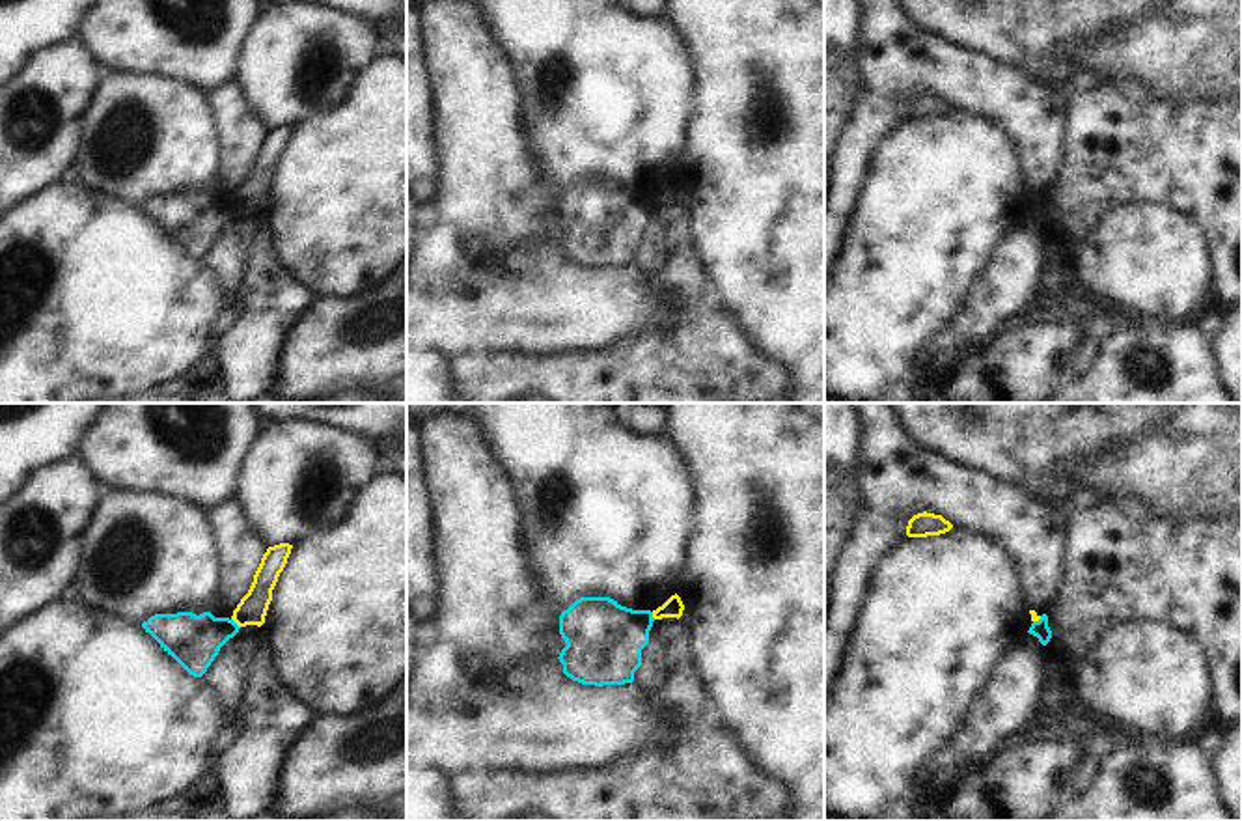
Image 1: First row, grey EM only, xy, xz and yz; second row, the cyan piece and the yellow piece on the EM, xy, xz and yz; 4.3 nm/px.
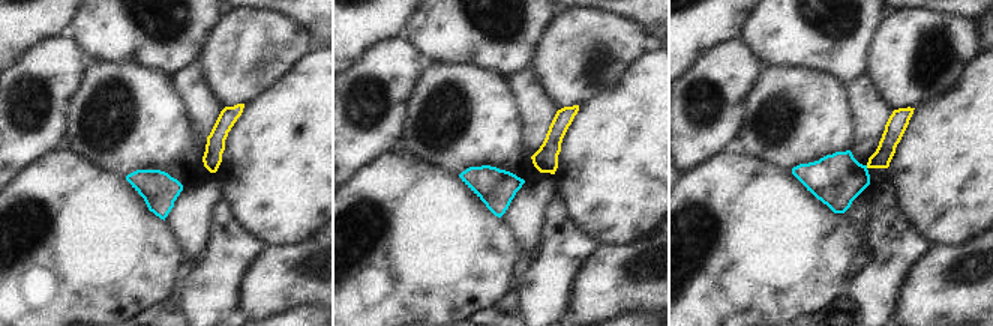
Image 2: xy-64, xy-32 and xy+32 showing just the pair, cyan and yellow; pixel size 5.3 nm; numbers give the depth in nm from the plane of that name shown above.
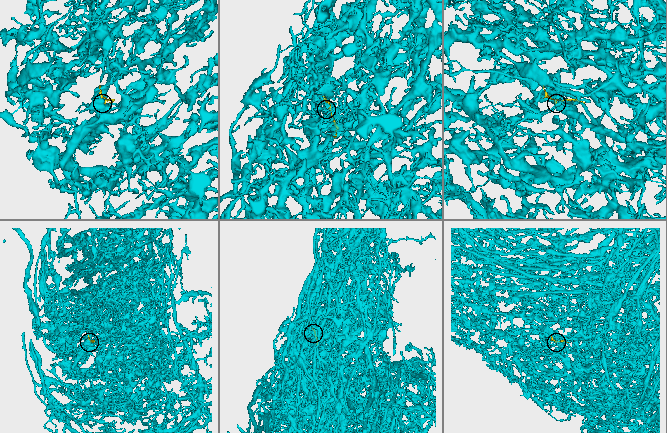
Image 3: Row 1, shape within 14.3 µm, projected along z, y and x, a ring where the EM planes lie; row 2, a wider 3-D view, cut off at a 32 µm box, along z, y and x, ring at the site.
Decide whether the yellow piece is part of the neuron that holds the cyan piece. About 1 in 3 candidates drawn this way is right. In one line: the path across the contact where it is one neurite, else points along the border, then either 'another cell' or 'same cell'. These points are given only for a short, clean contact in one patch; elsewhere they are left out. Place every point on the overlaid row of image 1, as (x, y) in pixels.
border along xy (232, 618), (239, 627); another cell

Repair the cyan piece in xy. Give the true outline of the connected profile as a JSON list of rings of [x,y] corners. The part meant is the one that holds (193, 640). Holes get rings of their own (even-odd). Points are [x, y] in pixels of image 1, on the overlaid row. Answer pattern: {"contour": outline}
{"contour": [[[211,612],[155,614],[142,627],[194,677],[207,672],[220,647],[241,629],[233,619]]]}

